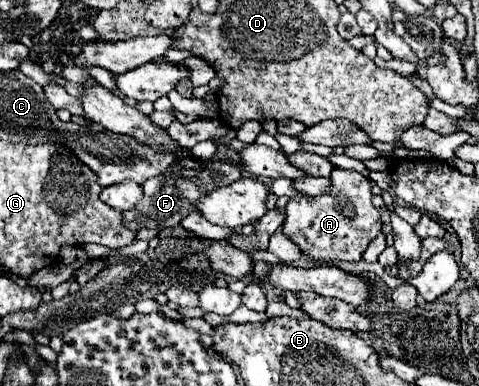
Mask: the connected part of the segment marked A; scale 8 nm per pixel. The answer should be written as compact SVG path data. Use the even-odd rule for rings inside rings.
M333 169L331 173L331 193L323 197L299 195L289 201L285 207L285 223L281 227L295 245L311 259L329 263L329 261L361 261L363 251L369 241L381 231L379 211L371 203L369 179L345 169Z

